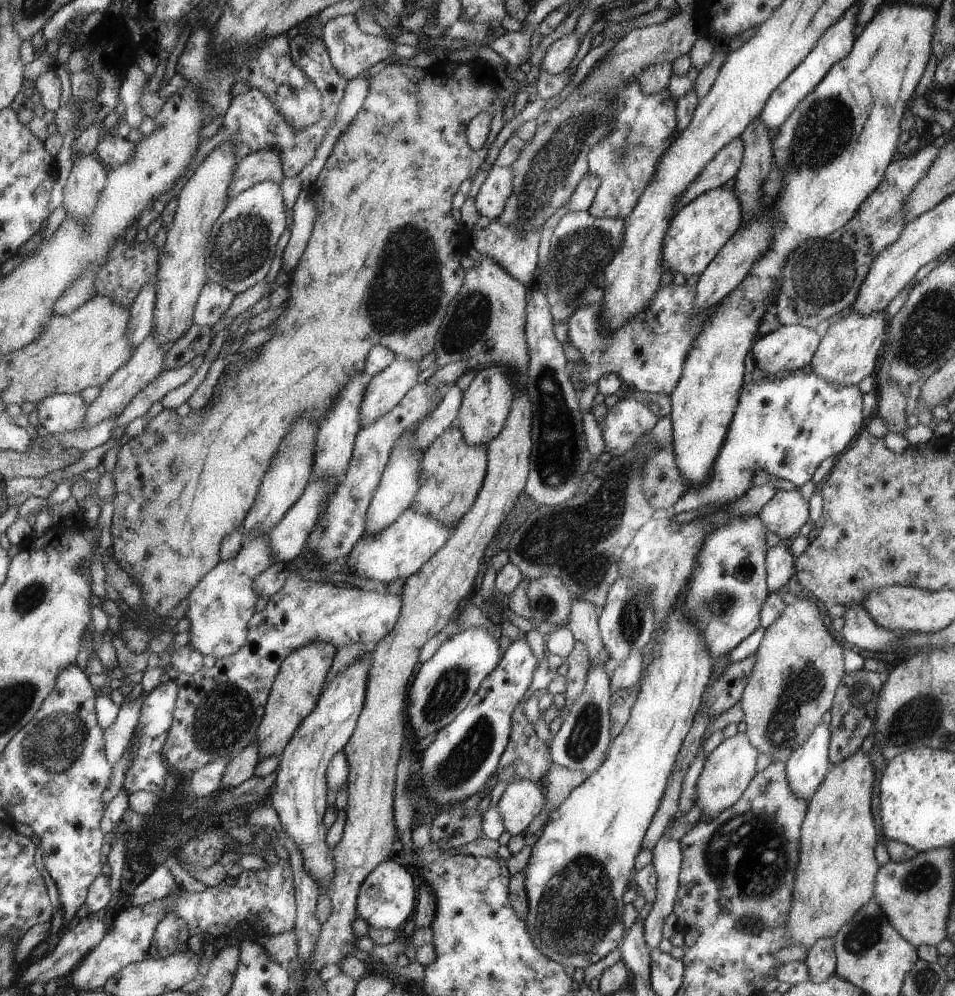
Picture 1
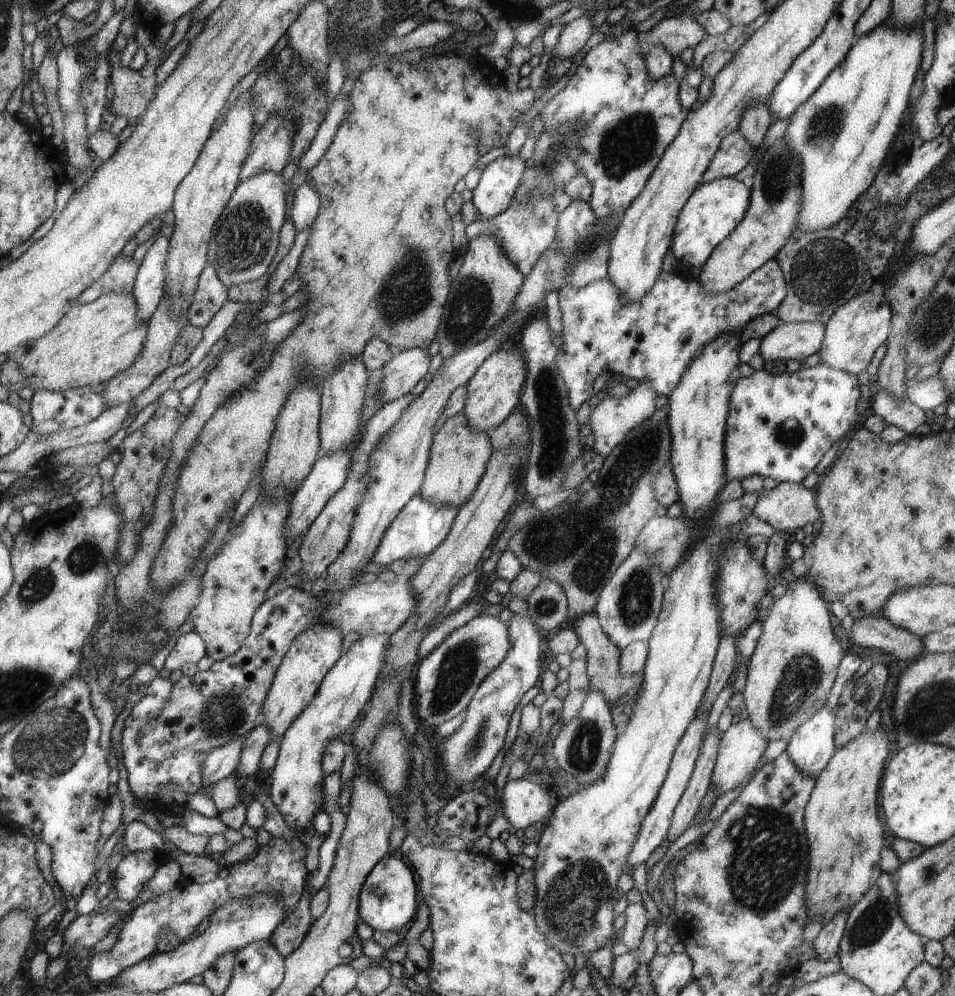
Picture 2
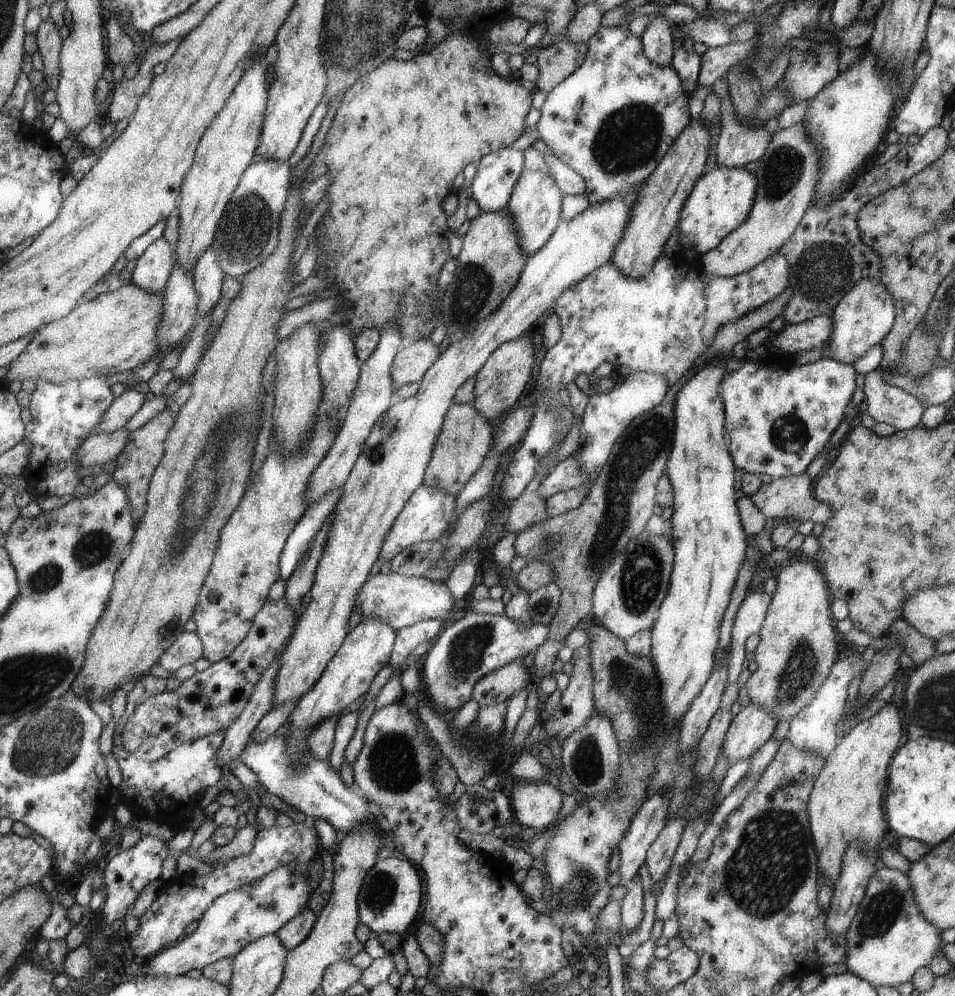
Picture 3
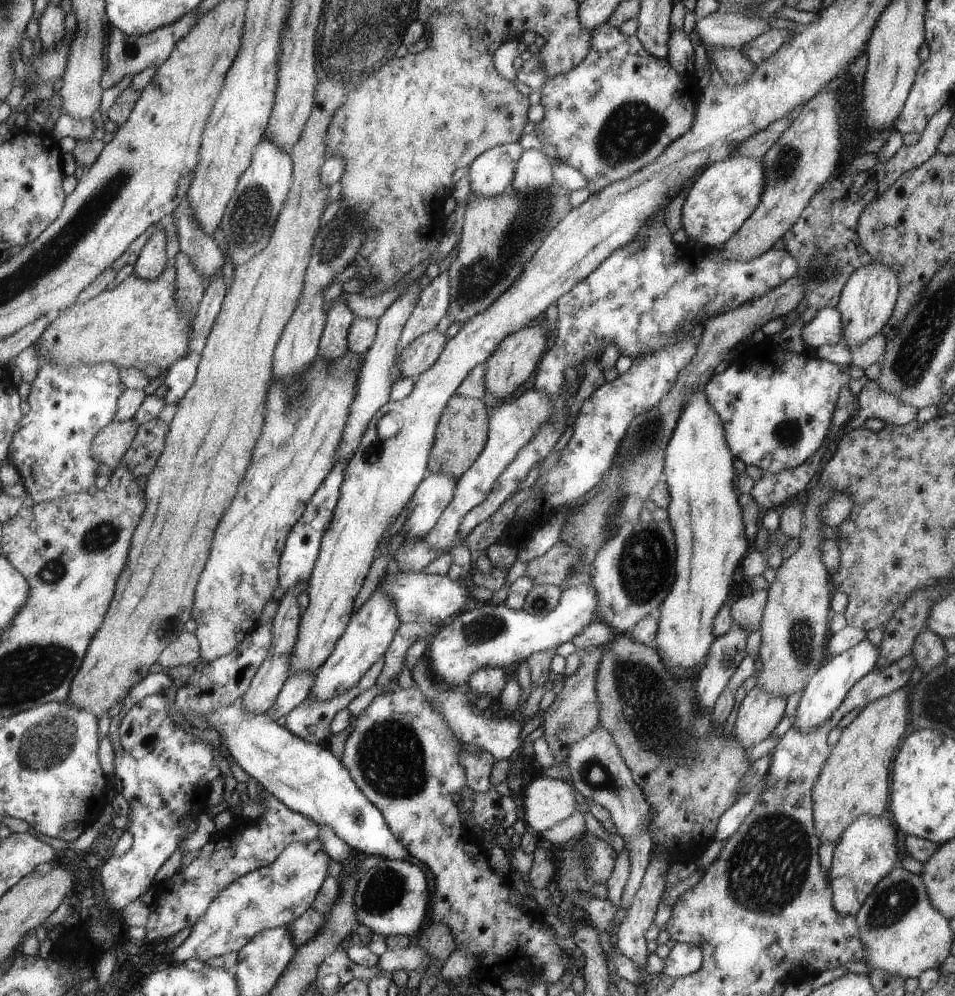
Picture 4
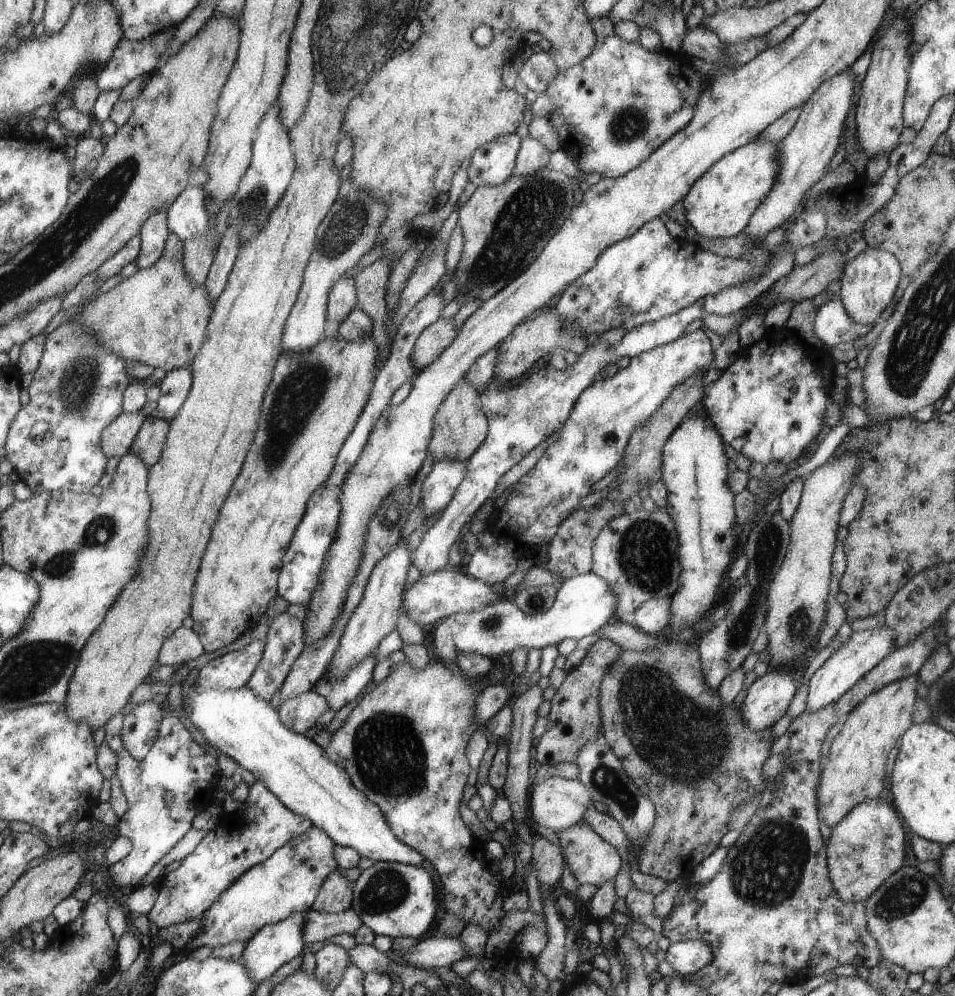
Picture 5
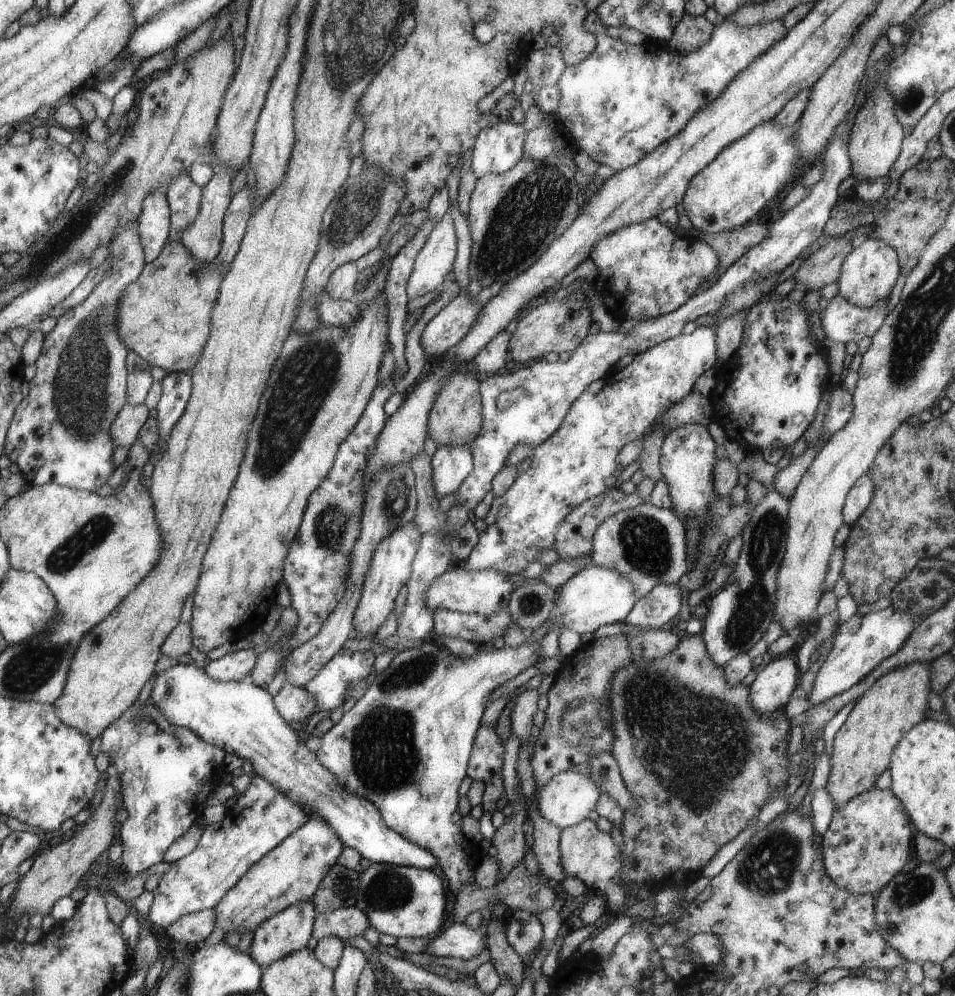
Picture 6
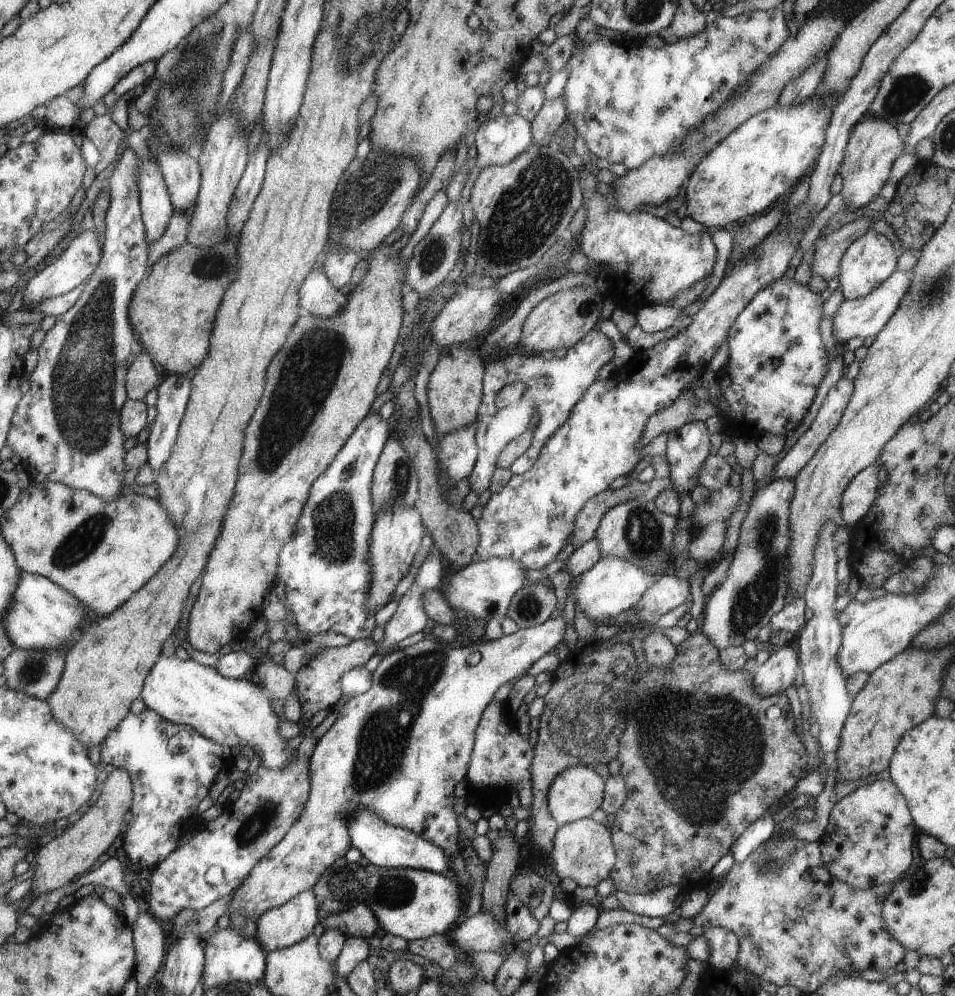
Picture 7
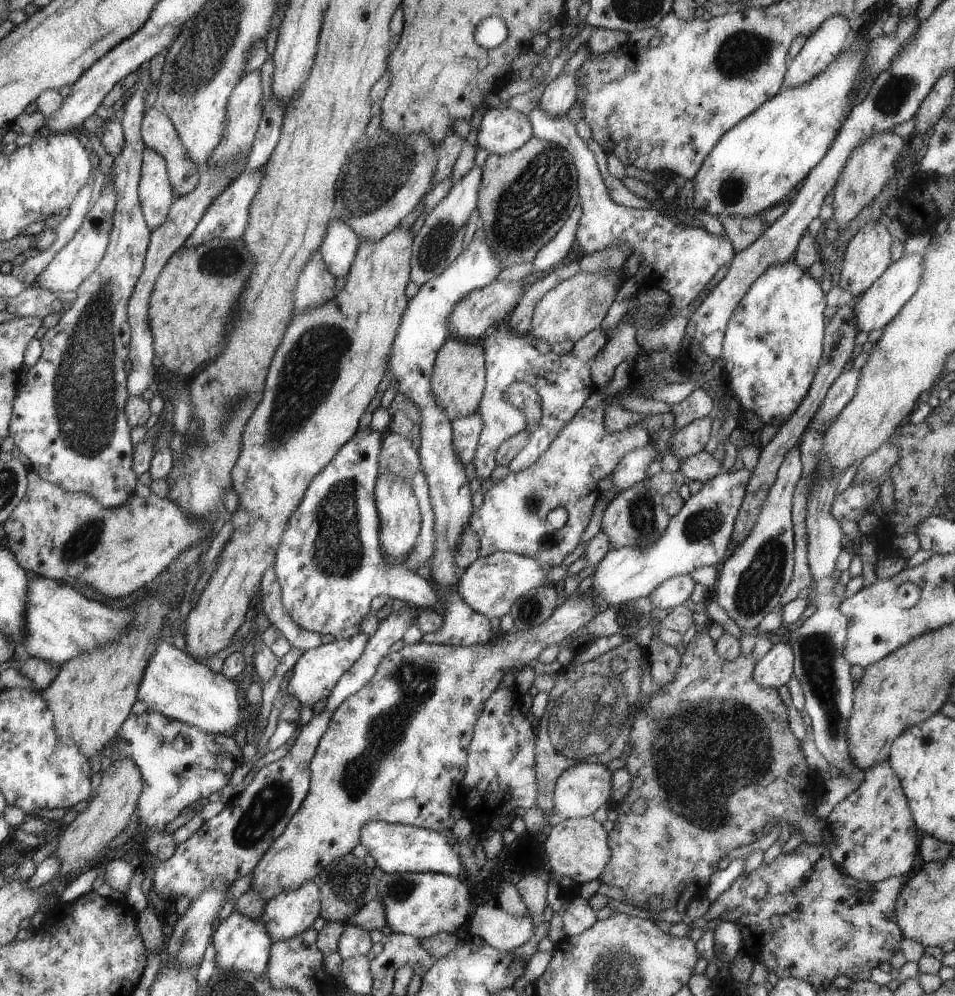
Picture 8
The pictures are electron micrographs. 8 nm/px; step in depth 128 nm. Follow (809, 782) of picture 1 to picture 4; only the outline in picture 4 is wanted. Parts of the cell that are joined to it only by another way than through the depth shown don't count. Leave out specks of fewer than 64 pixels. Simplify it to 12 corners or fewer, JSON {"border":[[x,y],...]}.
{"border":[[868,639],[831,657],[810,679],[794,728],[820,728],[877,666]]}

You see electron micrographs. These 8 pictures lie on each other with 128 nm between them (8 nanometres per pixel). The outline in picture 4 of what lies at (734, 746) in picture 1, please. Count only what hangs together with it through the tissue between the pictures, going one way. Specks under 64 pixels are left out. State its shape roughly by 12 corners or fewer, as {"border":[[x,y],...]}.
{"border":[[755,686],[742,700],[733,737],[749,749],[772,734],[786,700]]}

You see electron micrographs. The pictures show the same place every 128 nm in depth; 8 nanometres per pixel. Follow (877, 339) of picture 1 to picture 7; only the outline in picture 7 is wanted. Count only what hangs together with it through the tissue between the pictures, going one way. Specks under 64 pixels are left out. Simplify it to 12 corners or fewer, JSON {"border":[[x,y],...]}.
{"border":[[868,229],[844,252],[845,300],[868,296],[896,271],[886,235]]}

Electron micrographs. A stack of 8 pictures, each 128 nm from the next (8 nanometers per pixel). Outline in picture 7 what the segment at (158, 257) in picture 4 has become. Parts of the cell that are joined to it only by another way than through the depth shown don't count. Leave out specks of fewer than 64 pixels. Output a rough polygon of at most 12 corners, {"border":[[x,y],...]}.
{"border":[[131,131],[127,145],[141,157],[141,216],[148,243],[166,232],[173,213],[146,131]]}

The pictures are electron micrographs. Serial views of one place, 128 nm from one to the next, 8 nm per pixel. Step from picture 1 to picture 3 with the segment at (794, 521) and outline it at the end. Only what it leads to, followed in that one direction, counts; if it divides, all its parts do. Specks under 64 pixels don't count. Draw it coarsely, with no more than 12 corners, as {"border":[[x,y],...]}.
{"border":[[807,472],[773,479],[751,499],[772,526],[824,524],[834,510],[812,496]]}

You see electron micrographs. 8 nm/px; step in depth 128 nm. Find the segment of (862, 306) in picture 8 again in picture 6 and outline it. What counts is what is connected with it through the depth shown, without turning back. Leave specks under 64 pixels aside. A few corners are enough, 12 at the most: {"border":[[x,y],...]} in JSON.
{"border":[[839,295],[822,313],[825,336],[859,343],[877,335],[888,298],[858,307]]}

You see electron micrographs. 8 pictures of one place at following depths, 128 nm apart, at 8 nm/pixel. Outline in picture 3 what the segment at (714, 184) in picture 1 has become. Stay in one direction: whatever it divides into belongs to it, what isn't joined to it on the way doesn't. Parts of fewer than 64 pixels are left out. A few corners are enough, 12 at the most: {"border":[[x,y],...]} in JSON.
{"border":[[736,113],[721,126],[715,156],[722,168],[757,161],[770,144],[765,127]]}

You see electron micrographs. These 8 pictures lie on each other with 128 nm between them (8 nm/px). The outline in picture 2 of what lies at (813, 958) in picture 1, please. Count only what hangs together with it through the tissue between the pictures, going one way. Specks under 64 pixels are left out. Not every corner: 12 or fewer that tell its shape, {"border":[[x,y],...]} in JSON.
{"border":[[849,912],[821,926],[813,940],[820,962],[840,954]]}

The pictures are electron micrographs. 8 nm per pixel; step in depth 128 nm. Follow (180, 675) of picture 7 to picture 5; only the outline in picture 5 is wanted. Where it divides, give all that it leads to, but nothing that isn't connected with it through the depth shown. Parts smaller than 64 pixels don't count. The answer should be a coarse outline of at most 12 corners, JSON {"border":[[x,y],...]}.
{"border":[[199,689],[206,742],[334,844],[425,864],[253,689]]}

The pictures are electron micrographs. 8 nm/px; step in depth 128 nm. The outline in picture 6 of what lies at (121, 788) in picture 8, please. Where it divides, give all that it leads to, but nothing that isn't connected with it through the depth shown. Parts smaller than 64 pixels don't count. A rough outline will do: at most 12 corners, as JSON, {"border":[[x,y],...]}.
{"border":[[119,776],[66,842],[40,852],[6,918],[42,917],[116,836]]}

